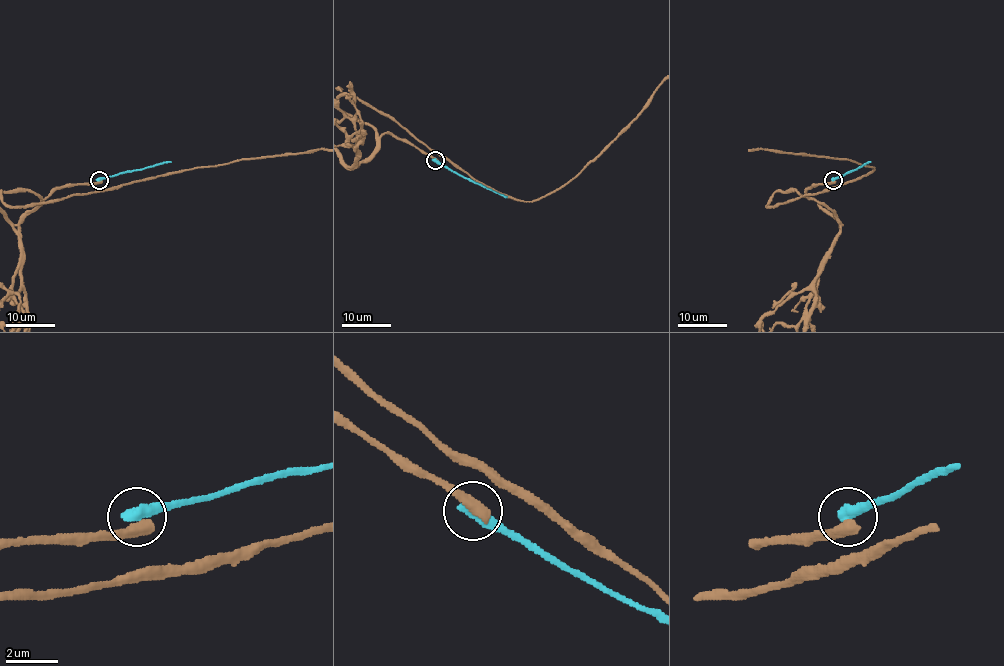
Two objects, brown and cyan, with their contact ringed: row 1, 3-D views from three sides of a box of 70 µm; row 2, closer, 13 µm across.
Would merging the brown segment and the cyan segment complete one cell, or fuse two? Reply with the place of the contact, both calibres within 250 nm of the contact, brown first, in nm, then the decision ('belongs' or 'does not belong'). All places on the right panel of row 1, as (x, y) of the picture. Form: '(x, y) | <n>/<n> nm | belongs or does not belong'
(833, 180) | 500/550 nm | does not belong

